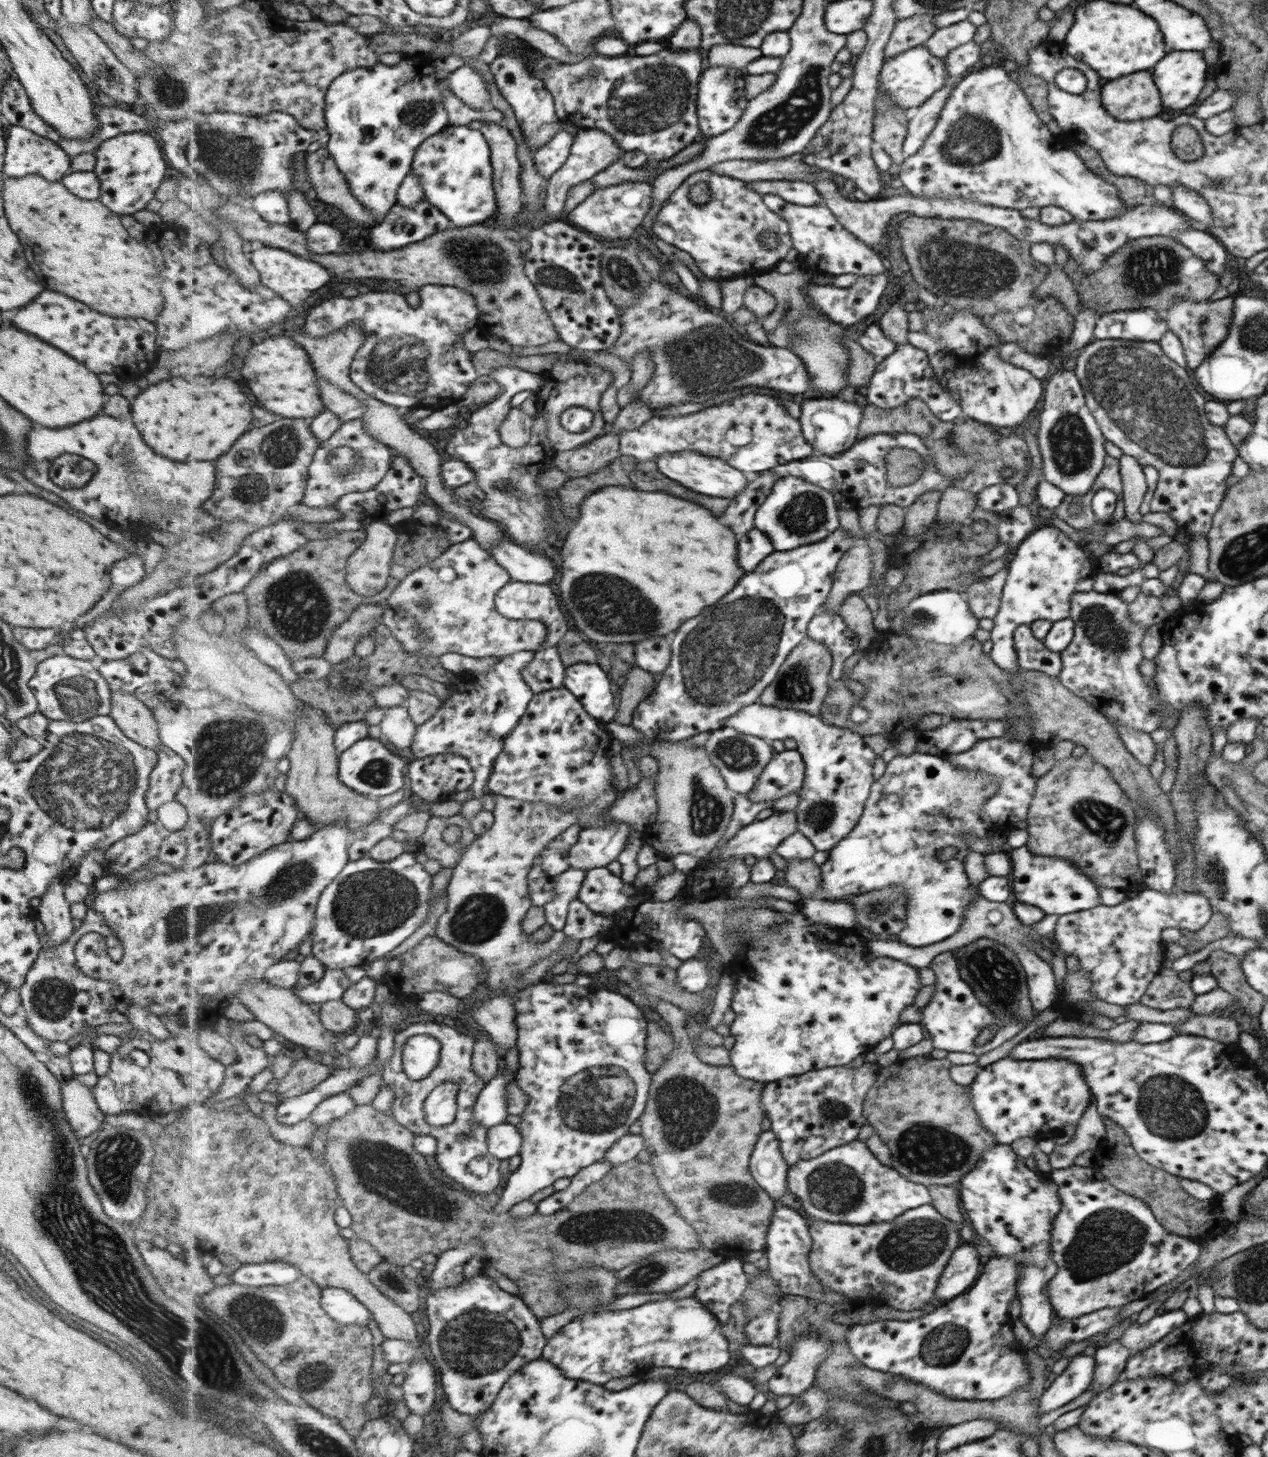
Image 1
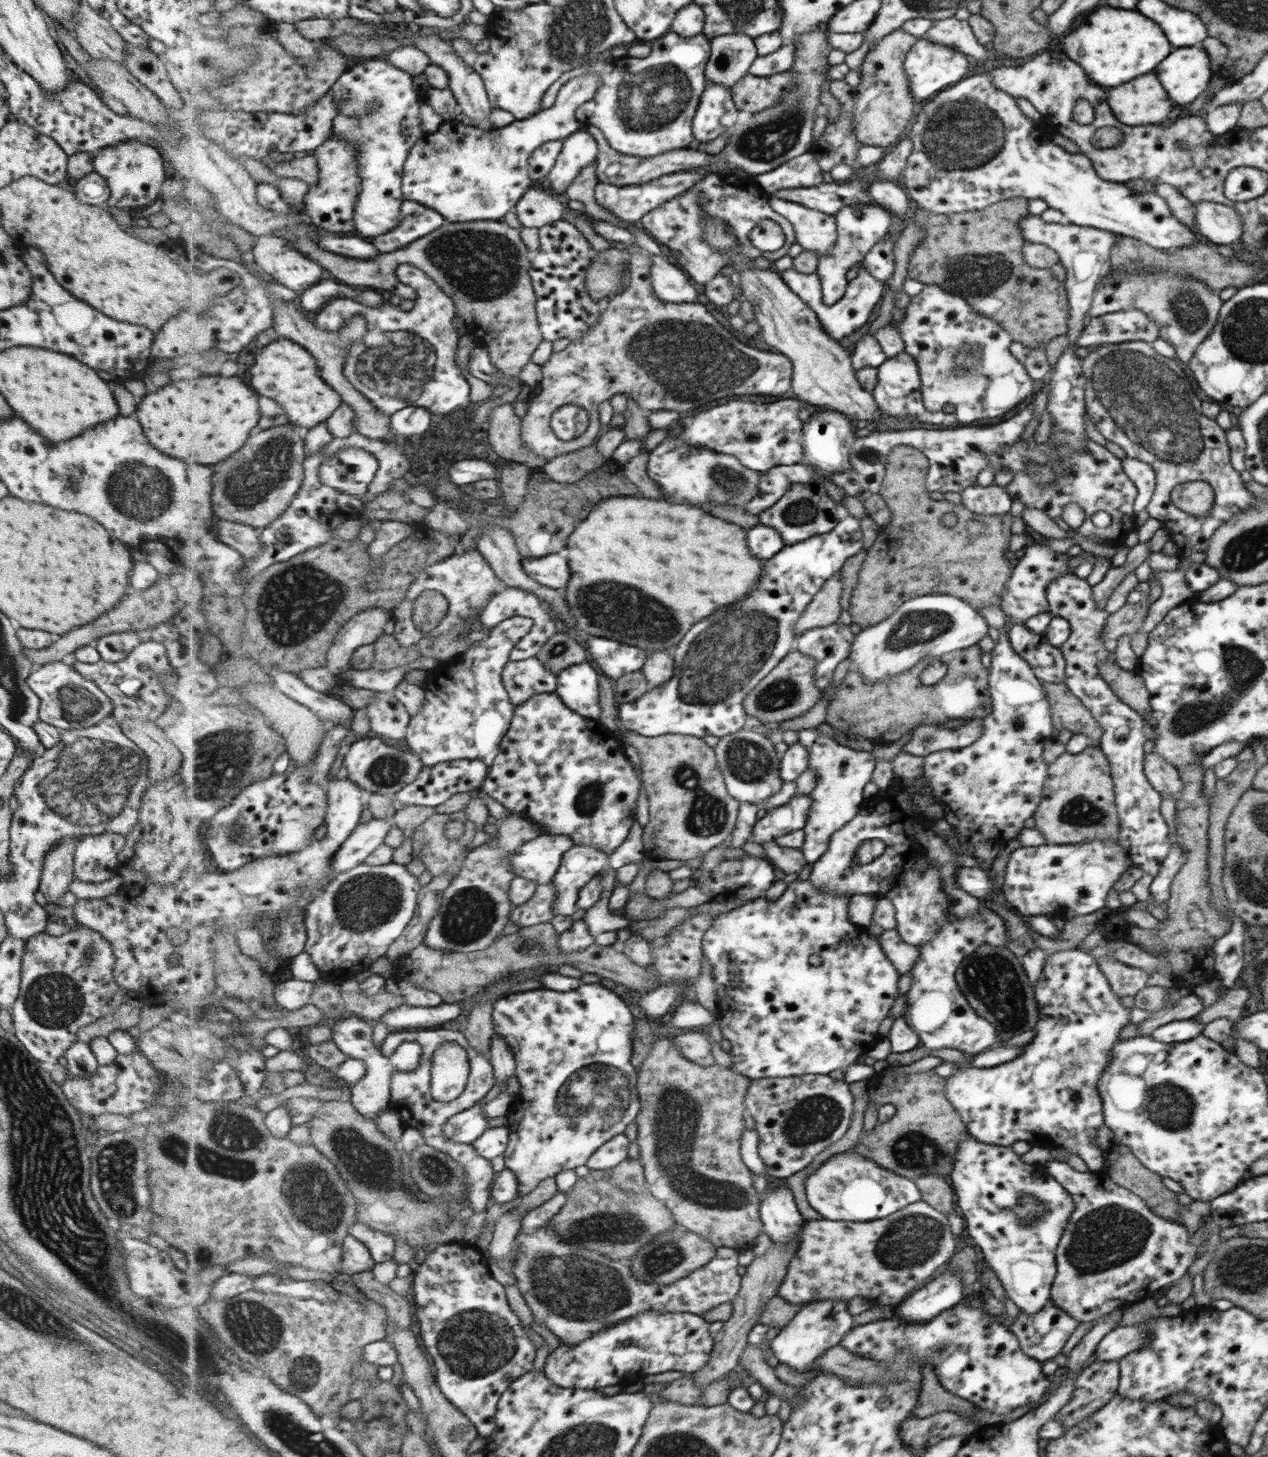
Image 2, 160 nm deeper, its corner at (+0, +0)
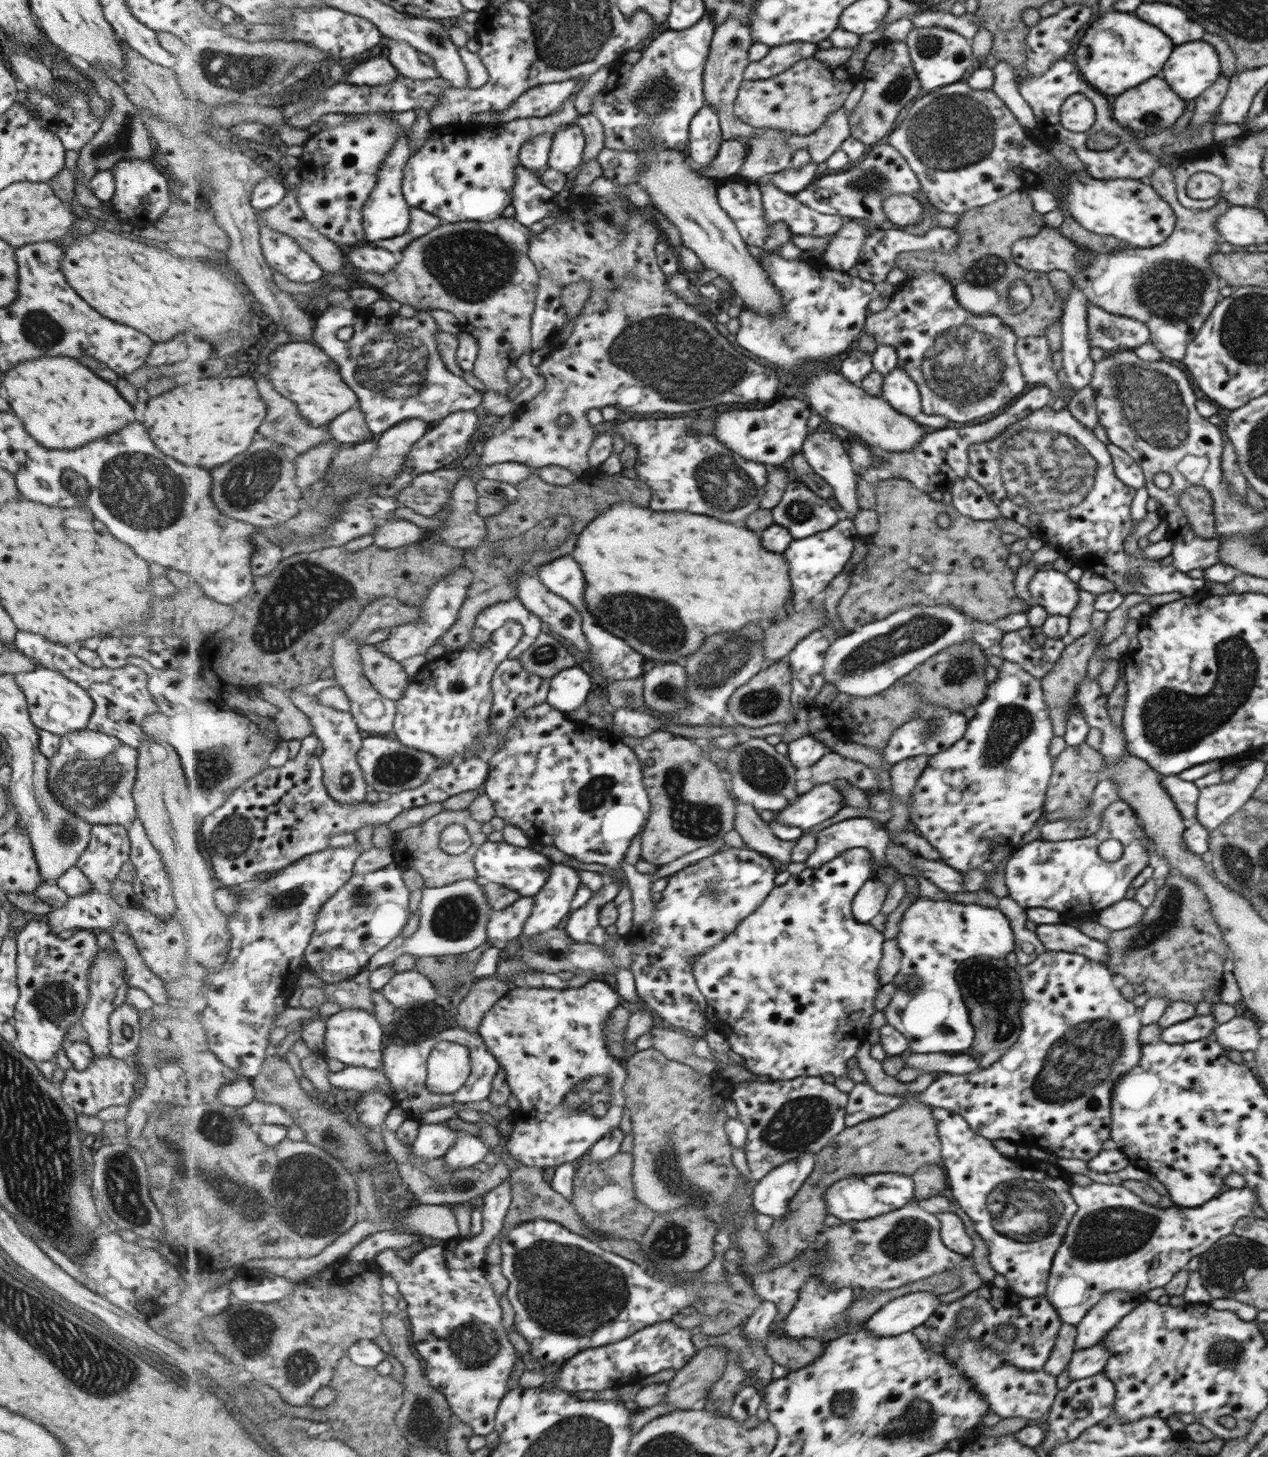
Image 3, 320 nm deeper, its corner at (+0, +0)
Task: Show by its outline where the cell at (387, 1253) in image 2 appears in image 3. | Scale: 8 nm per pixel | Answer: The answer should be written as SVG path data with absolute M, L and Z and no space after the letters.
M503 1182L495 1190L487 1192L479 1200L484 1214L484 1227L476 1237L456 1237L442 1246L423 1249L412 1262L406 1261L393 1249L381 1251L376 1260L385 1274L392 1276L407 1304L408 1320L413 1328L412 1338L416 1350L426 1361L426 1375L430 1385L441 1391L458 1420L469 1423L477 1435L487 1436L496 1430L496 1417L506 1397L509 1376L513 1372L519 1353L509 1340L509 1333L503 1327L503 1310L499 1304L494 1285L486 1277L485 1264L487 1248L501 1234L504 1220L511 1205L511 1187Z

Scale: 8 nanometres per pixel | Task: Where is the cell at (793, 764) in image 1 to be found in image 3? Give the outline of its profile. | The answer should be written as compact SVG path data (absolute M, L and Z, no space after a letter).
M805 735L788 743L787 746L787 756L801 775L806 774L810 768L831 753L830 748L813 735Z

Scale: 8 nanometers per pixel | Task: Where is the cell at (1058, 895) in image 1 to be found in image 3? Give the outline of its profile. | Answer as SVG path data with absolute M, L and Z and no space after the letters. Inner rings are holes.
M1115 801L1106 806L1100 827L1090 835L1083 838L1062 841L1032 840L1024 846L1012 849L1009 859L1004 867L1004 883L1007 888L1009 899L1017 903L1023 909L1043 907L1060 912L1071 912L1073 916L1083 916L1087 912L1099 912L1115 902L1119 902L1129 888L1131 880L1147 866L1149 854L1147 854L1148 842L1142 837L1144 834L1140 829L1133 810L1125 801ZM1113 838L1122 844L1122 853L1119 859L1107 862L1103 861L1096 852L1097 845L1103 840Z

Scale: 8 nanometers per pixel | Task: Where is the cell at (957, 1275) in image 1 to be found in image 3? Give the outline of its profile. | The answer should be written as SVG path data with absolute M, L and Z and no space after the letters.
M915 1292L886 1302L871 1317L866 1319L861 1330L874 1336L897 1336L909 1333L915 1326L935 1314L938 1306L943 1304L937 1300L939 1294Z

